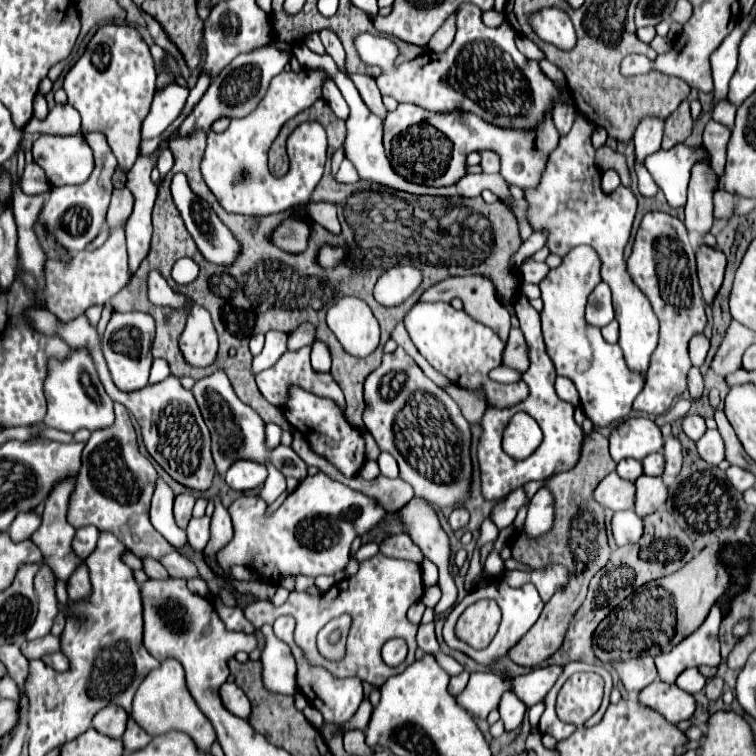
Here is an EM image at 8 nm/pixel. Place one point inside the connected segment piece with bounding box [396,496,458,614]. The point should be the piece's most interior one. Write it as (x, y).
(419, 519)

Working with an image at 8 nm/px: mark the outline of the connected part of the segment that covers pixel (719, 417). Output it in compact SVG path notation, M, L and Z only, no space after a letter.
M723 409L716 410L716 424L718 424L718 430L726 442L726 460L734 466L742 466L742 468L748 468L748 458L746 458L746 452L732 428L732 424L726 420L726 415Z

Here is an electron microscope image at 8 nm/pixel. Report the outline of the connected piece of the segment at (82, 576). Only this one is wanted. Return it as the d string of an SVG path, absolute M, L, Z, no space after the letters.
M80 566L72 574L72 580L68 580L68 596L72 602L82 602L90 596L90 578L86 566Z

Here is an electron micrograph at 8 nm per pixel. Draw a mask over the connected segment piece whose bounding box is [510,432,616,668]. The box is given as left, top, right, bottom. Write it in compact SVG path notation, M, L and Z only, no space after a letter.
M592 432L584 442L580 462L570 472L558 474L546 482L552 494L558 496L558 518L550 534L538 540L528 540L520 532L514 538L510 546L514 560L520 560L522 564L528 564L532 568L546 568L548 564L564 564L564 568L568 568L570 572L570 580L564 588L560 588L550 598L538 622L510 650L512 662L534 668L542 664L544 660L548 660L560 648L560 644L564 644L568 624L572 622L572 616L578 612L578 608L584 604L592 576L608 564L610 546L608 546L608 536L606 536L606 526L604 526L604 508L596 504L596 500L592 500L592 492L596 490L596 484L600 484L600 480L614 470L616 470L616 462L608 454L608 438L604 438L598 432Z

